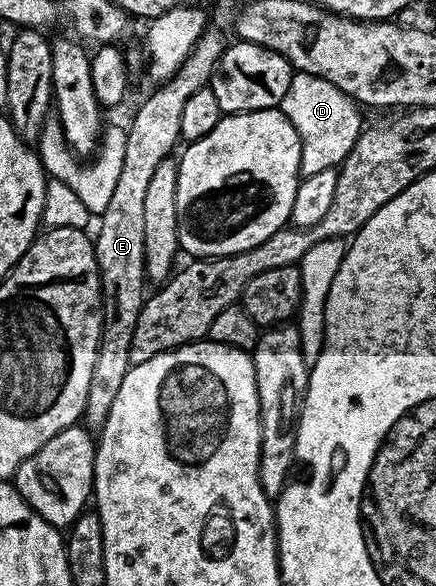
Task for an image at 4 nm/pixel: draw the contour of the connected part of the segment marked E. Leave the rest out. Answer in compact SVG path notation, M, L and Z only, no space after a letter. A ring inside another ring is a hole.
M214 28L204 30L181 68L177 68L172 78L155 88L159 90L153 91L136 108L131 123L126 123L125 164L121 166L117 186L105 212L98 215L99 231L93 234L95 259L103 293L103 331L97 364L93 364L93 377L89 379L89 396L85 396L82 421L88 427L103 427L109 416L109 408L113 408L113 400L117 400L121 380L125 380L133 365L133 328L137 328L137 316L141 316L141 308L148 293L147 286L149 287L145 268L145 191L148 190L153 172L157 172L161 160L172 157L176 153L175 145L180 145L181 112L185 103L189 96L193 96L193 92L210 83L215 65L221 60L228 45L228 39L223 39L221 31Z

